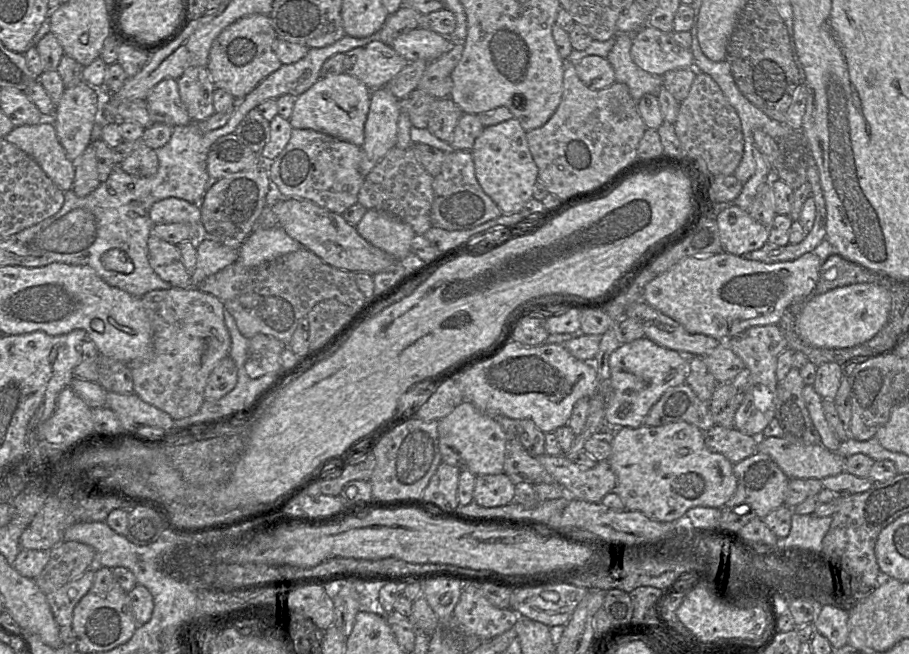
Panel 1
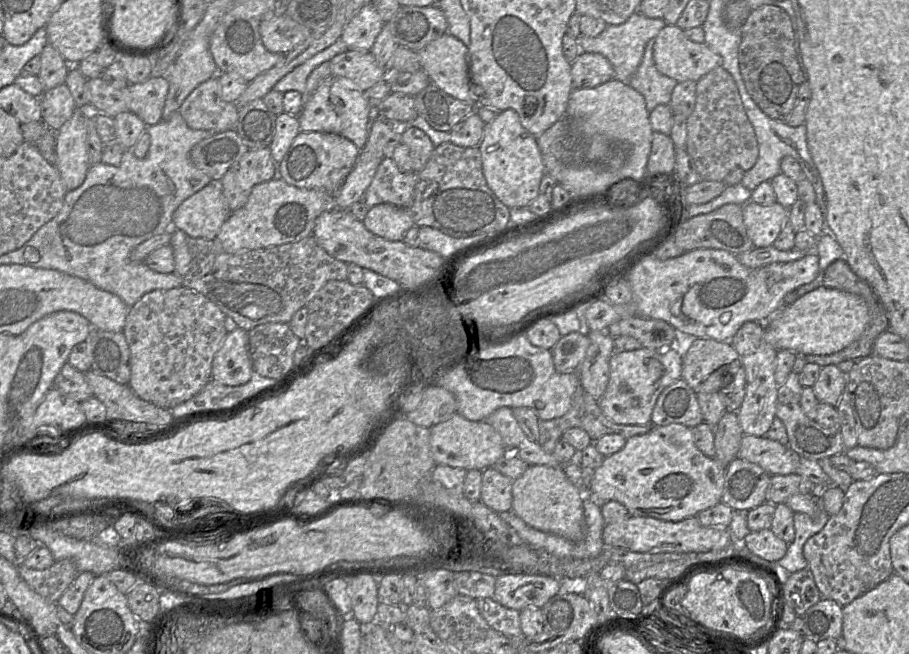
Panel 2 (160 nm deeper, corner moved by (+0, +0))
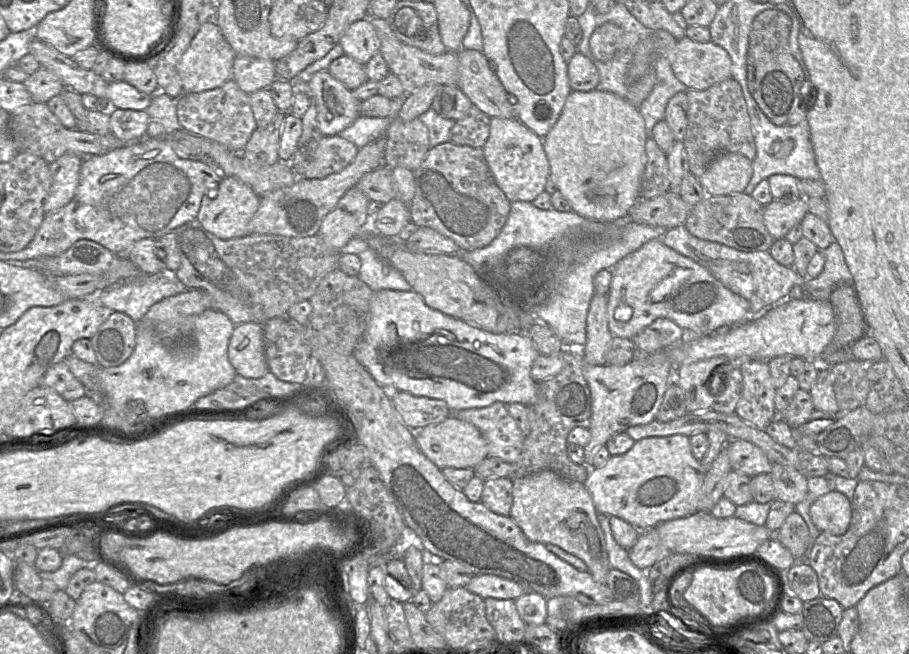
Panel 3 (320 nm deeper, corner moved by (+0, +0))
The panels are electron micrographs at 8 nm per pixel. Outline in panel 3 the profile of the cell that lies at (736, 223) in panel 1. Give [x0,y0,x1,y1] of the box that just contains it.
[763,197,808,240]

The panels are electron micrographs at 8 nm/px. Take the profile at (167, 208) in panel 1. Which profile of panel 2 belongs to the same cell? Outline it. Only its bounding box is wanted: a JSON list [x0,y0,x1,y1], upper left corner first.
[172,180,231,240]

